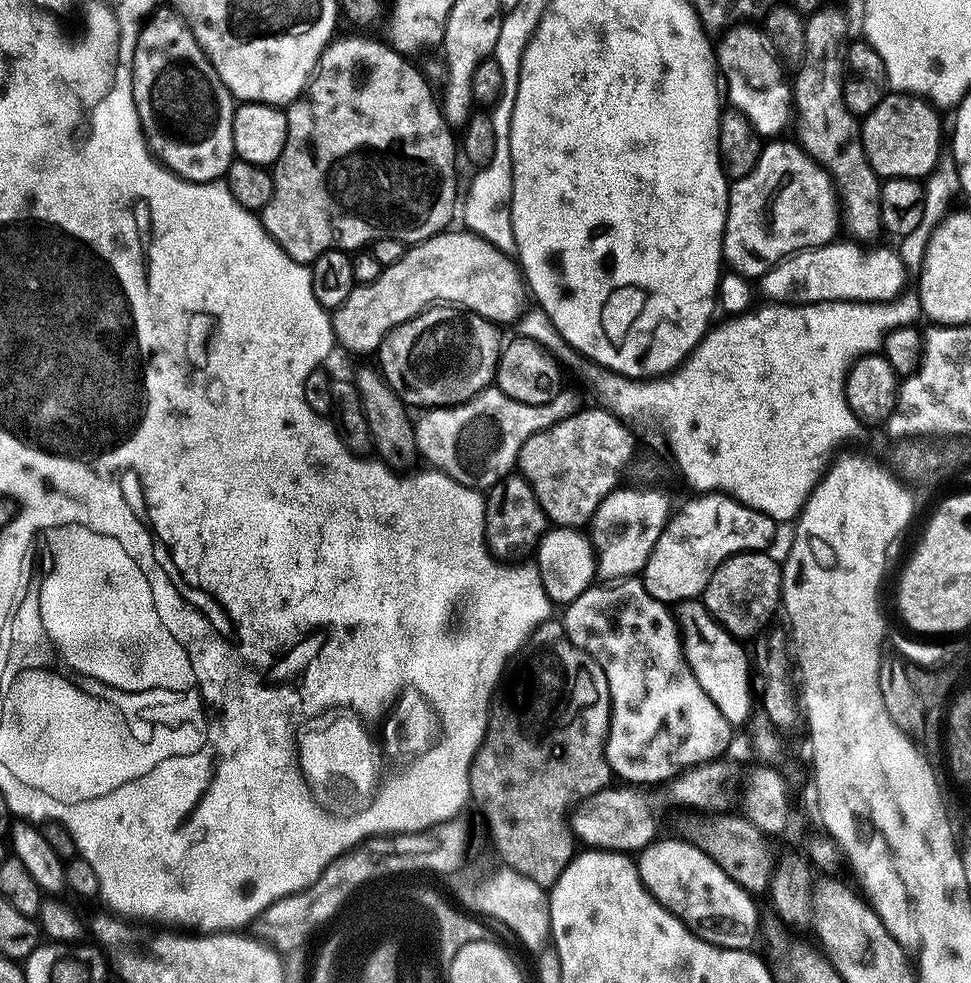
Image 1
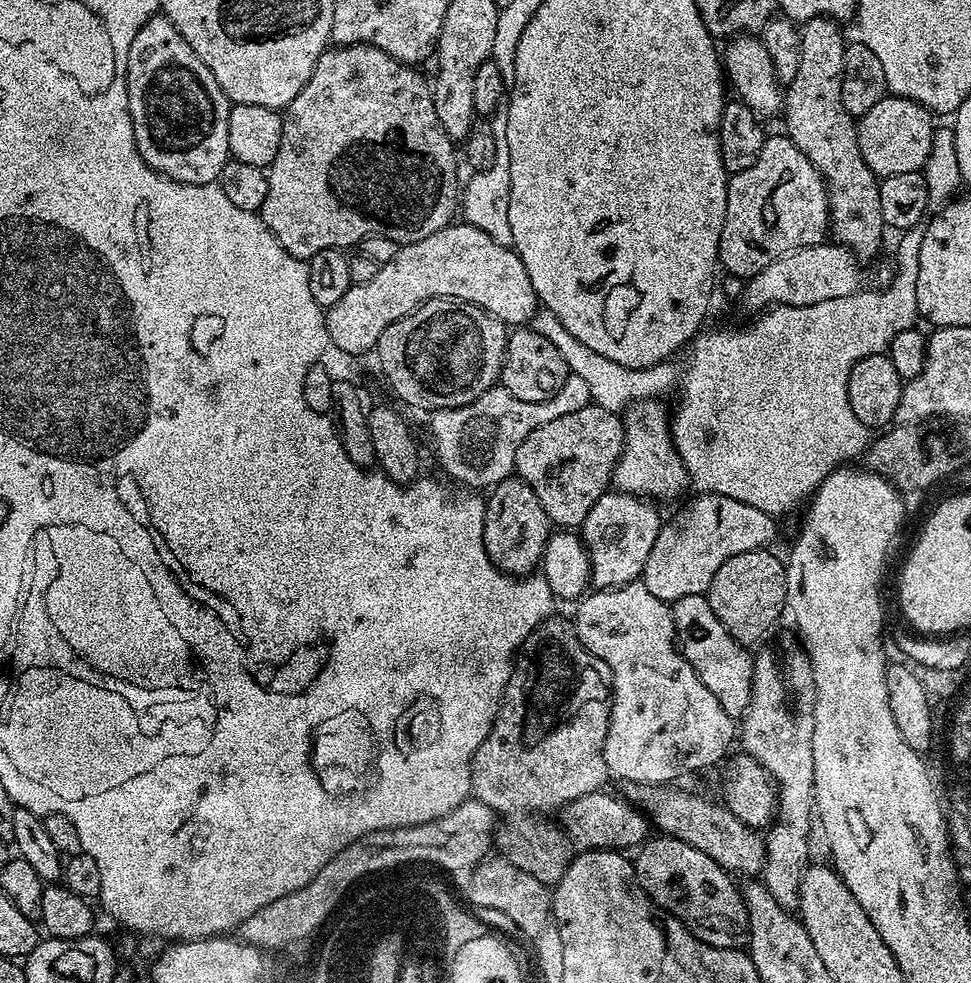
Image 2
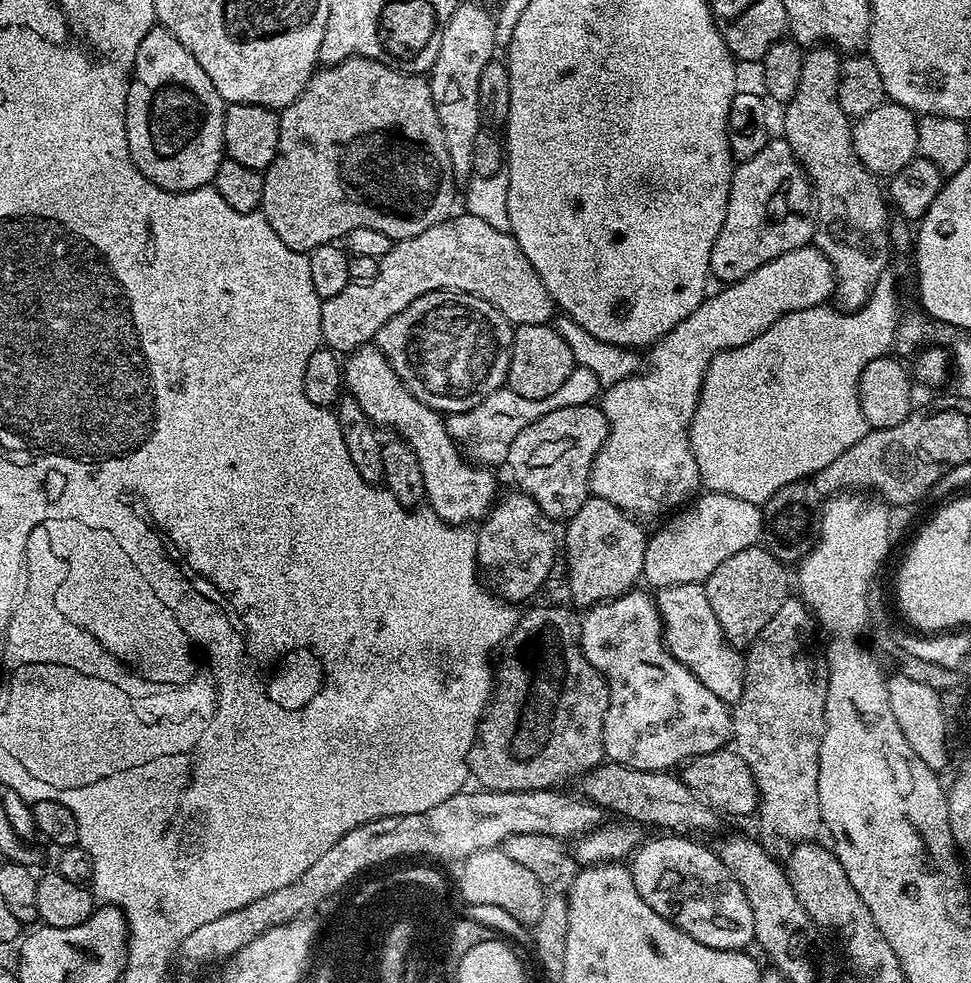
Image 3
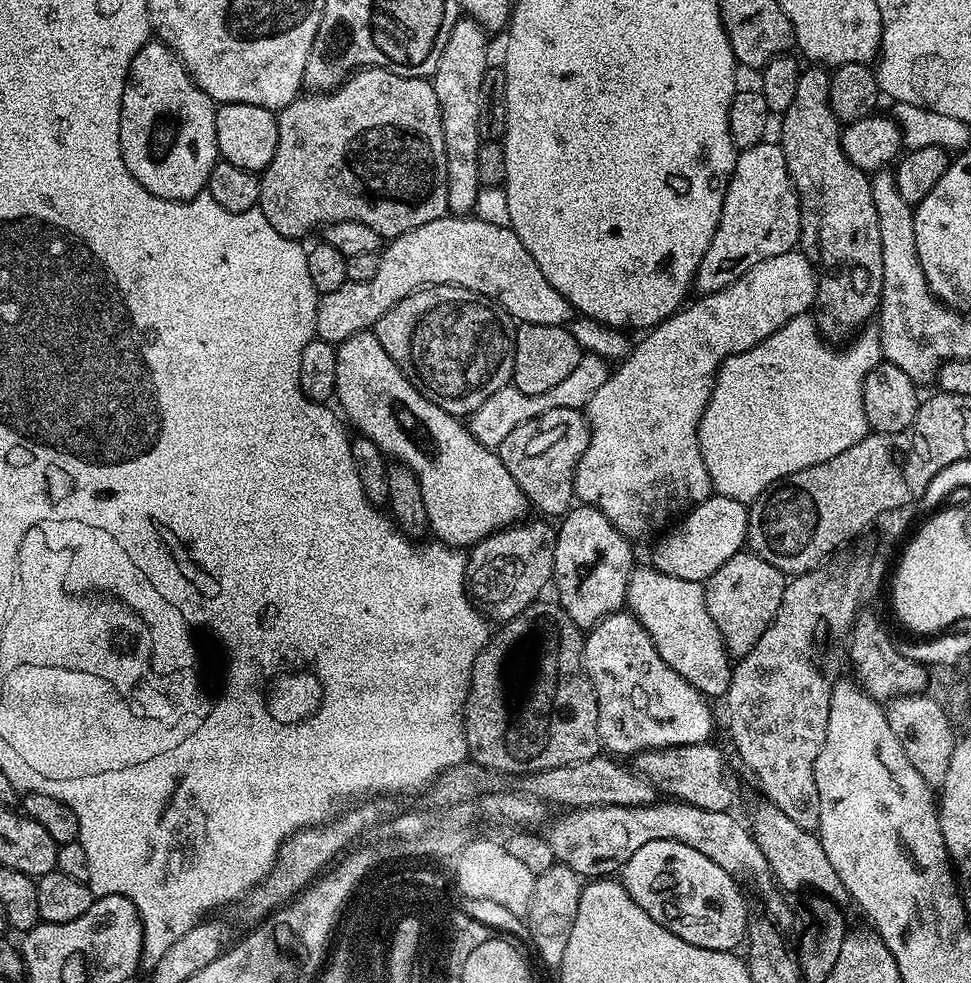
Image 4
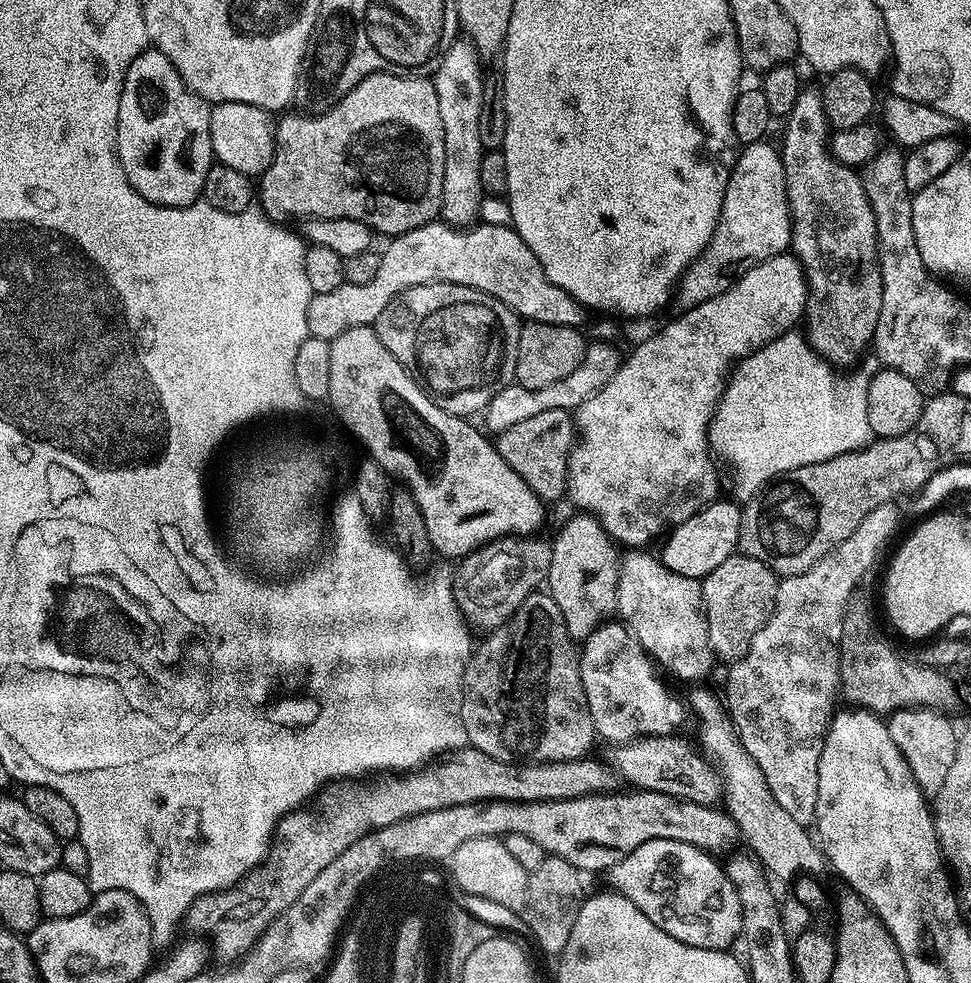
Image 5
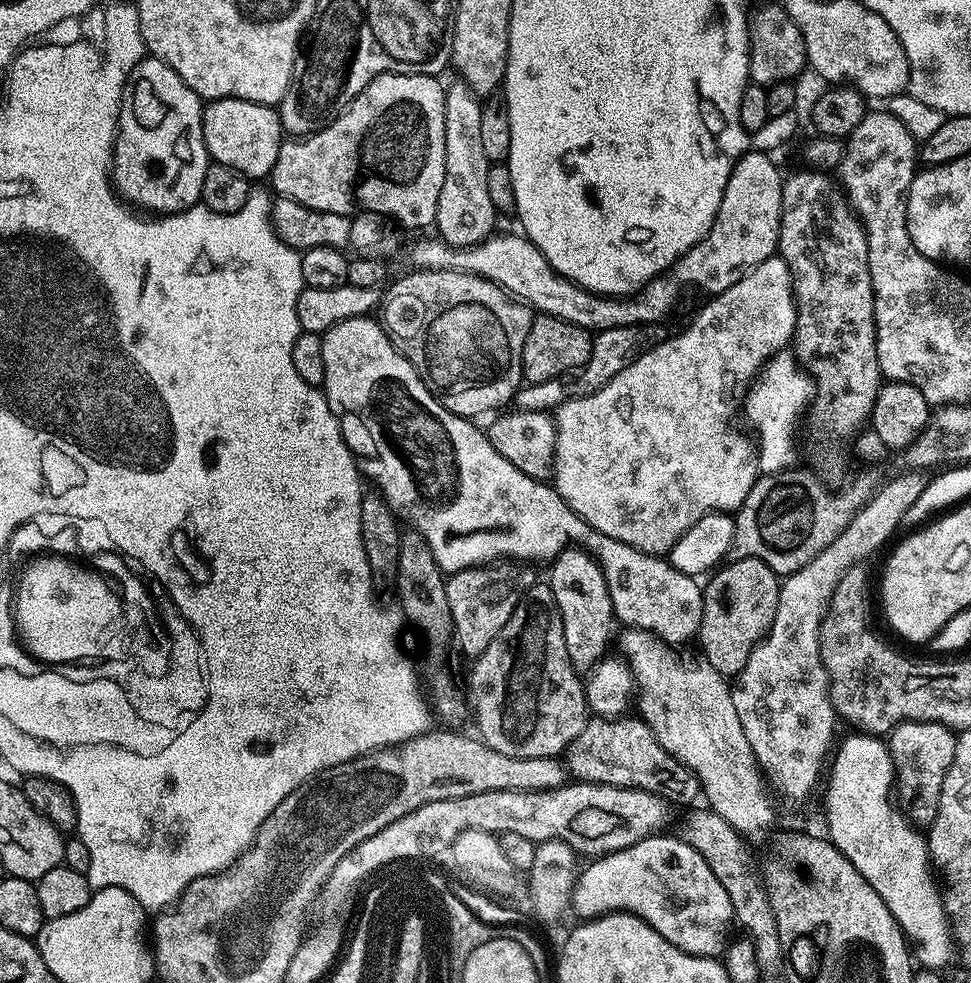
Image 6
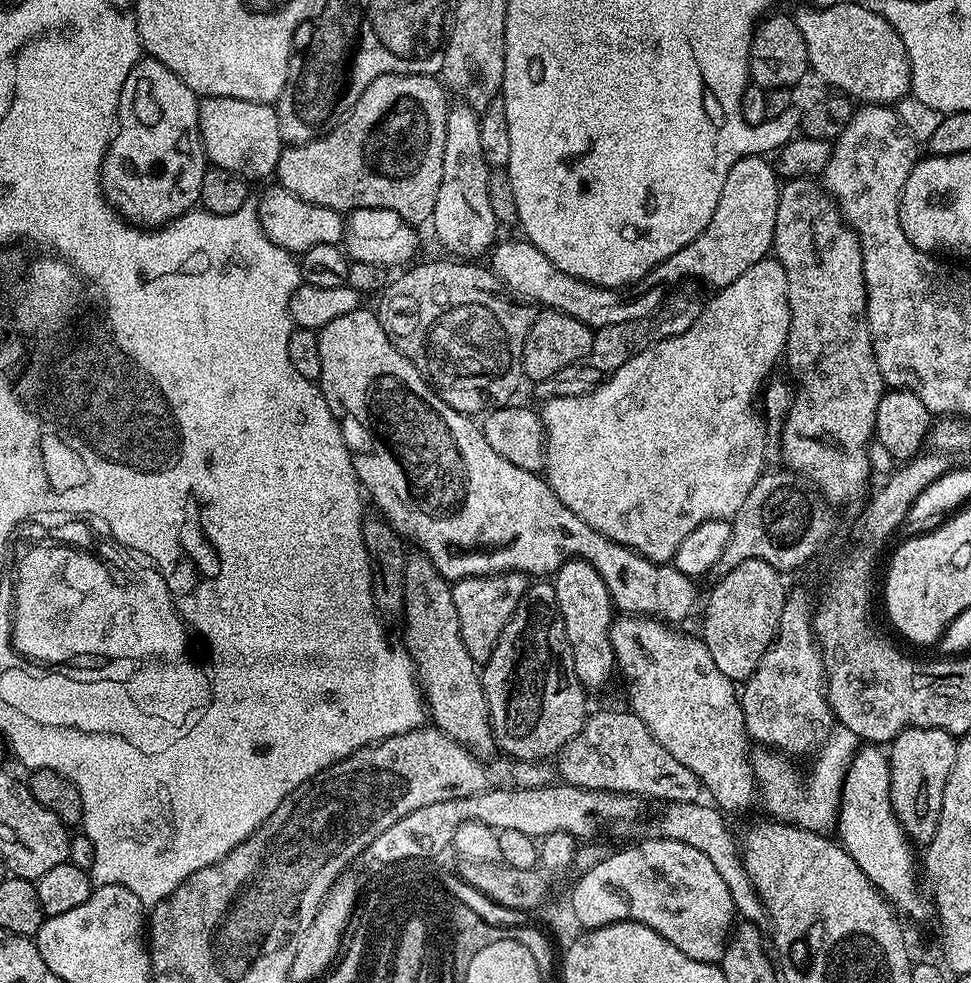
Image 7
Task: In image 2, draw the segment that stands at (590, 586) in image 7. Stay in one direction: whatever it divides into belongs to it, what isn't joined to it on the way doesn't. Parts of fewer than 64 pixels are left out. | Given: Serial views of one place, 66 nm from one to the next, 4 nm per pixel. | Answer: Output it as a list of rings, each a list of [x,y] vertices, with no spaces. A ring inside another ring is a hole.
[[[606,490],[590,506],[590,514],[586,514],[582,525],[582,541],[588,552],[590,584],[593,589],[618,588],[622,584],[639,581],[644,575],[646,558],[650,558],[650,550],[654,546],[654,538],[658,538],[662,516],[656,513],[657,505],[639,496],[630,496],[619,490]]]

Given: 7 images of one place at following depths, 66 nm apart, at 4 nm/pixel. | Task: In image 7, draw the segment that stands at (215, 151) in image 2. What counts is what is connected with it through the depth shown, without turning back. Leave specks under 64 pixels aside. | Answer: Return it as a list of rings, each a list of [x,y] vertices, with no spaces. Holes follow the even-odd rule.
[[[142,58],[120,91],[118,131],[100,165],[105,198],[129,224],[159,228],[199,205],[205,167],[196,93],[162,62]]]

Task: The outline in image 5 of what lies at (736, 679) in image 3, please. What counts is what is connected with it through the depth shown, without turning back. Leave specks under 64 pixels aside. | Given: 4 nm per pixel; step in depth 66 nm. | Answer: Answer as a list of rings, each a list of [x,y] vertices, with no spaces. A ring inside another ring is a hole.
[[[648,550],[625,553],[618,560],[616,598],[619,619],[661,669],[666,668],[682,680],[703,681],[700,679],[711,670],[714,661],[713,650],[708,645],[703,583],[674,574],[659,555],[651,556]]]

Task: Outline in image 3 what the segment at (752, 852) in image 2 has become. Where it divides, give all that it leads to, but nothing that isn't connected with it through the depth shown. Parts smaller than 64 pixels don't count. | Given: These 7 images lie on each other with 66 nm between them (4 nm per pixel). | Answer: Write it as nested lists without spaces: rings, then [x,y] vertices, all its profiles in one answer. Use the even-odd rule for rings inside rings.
[[[601,762],[597,768],[590,772],[585,772],[579,777],[578,789],[579,795],[583,799],[591,800],[593,804],[597,804],[604,809],[605,813],[612,814],[617,812],[617,817],[623,818],[628,822],[635,822],[637,825],[653,824],[654,827],[660,828],[656,830],[667,830],[672,834],[696,834],[692,832],[708,832],[715,826],[718,820],[718,814],[710,806],[706,806],[706,802],[699,800],[688,787],[684,784],[683,779],[679,775],[673,774],[671,771],[666,772],[647,772],[646,770],[638,770],[631,768],[625,764],[614,764],[611,762]]]

